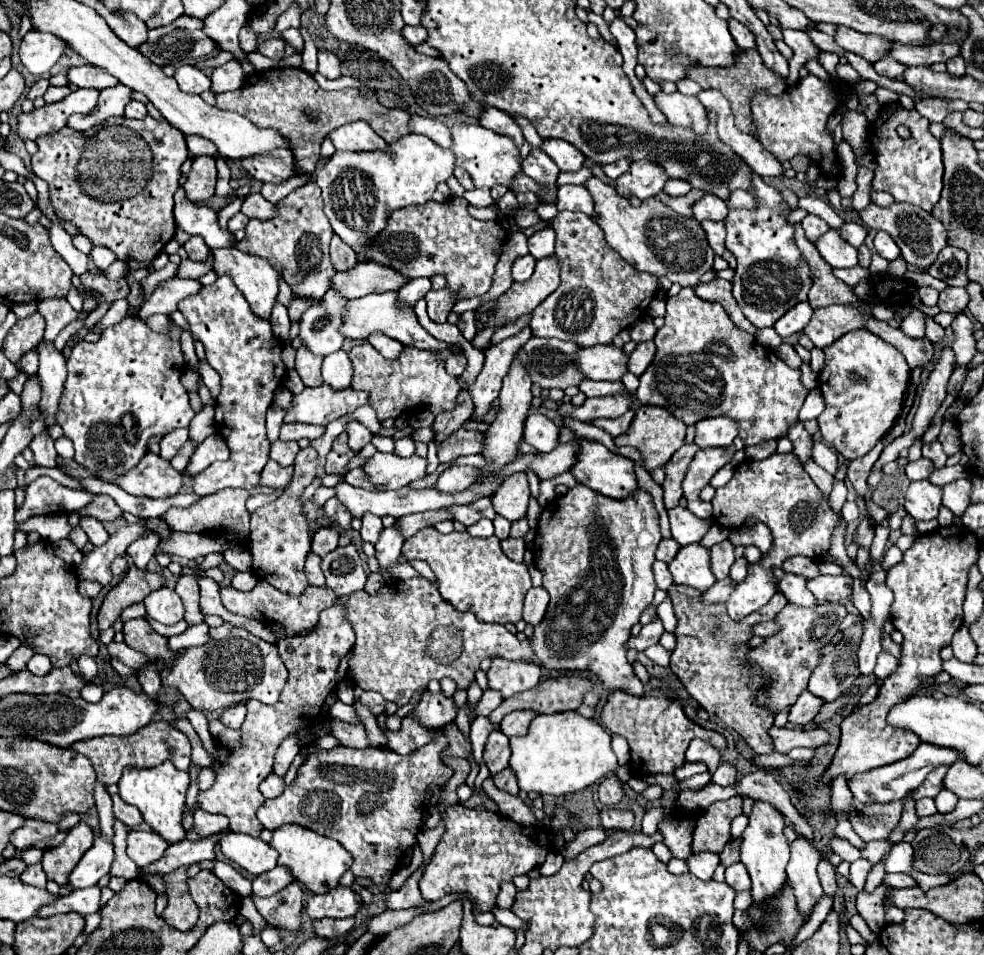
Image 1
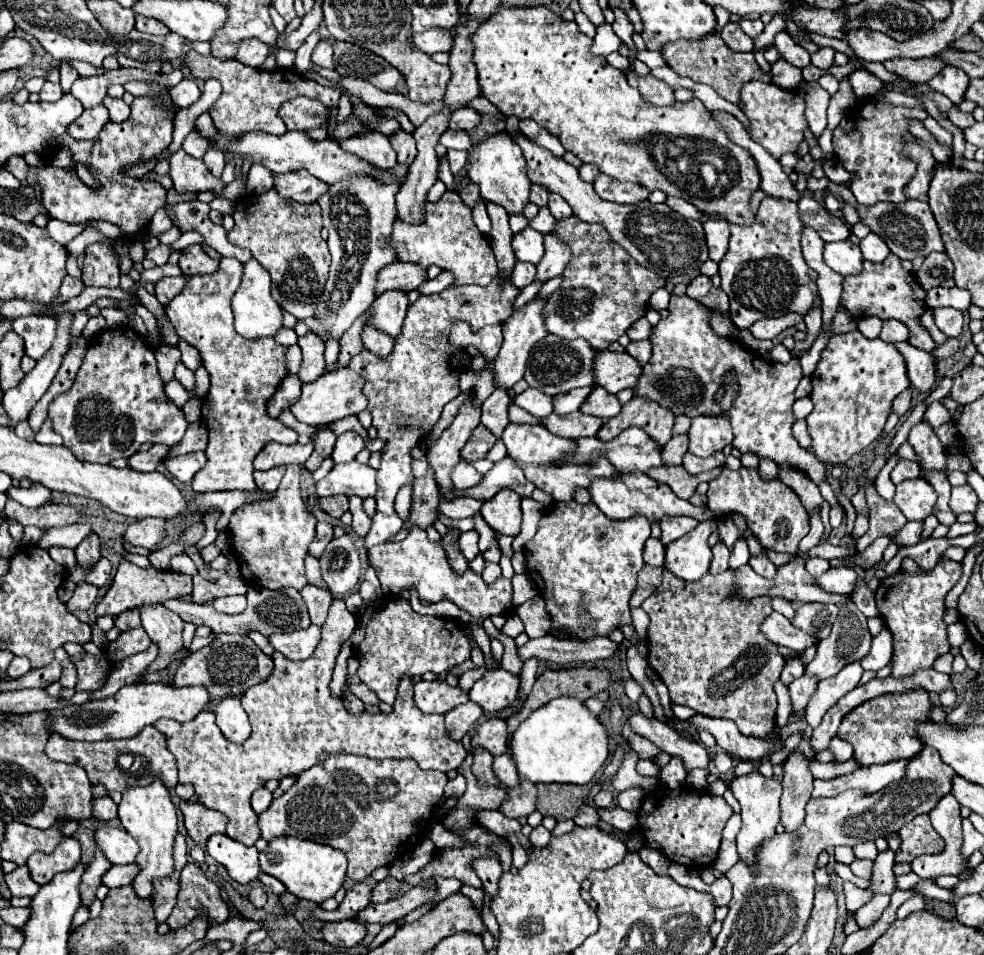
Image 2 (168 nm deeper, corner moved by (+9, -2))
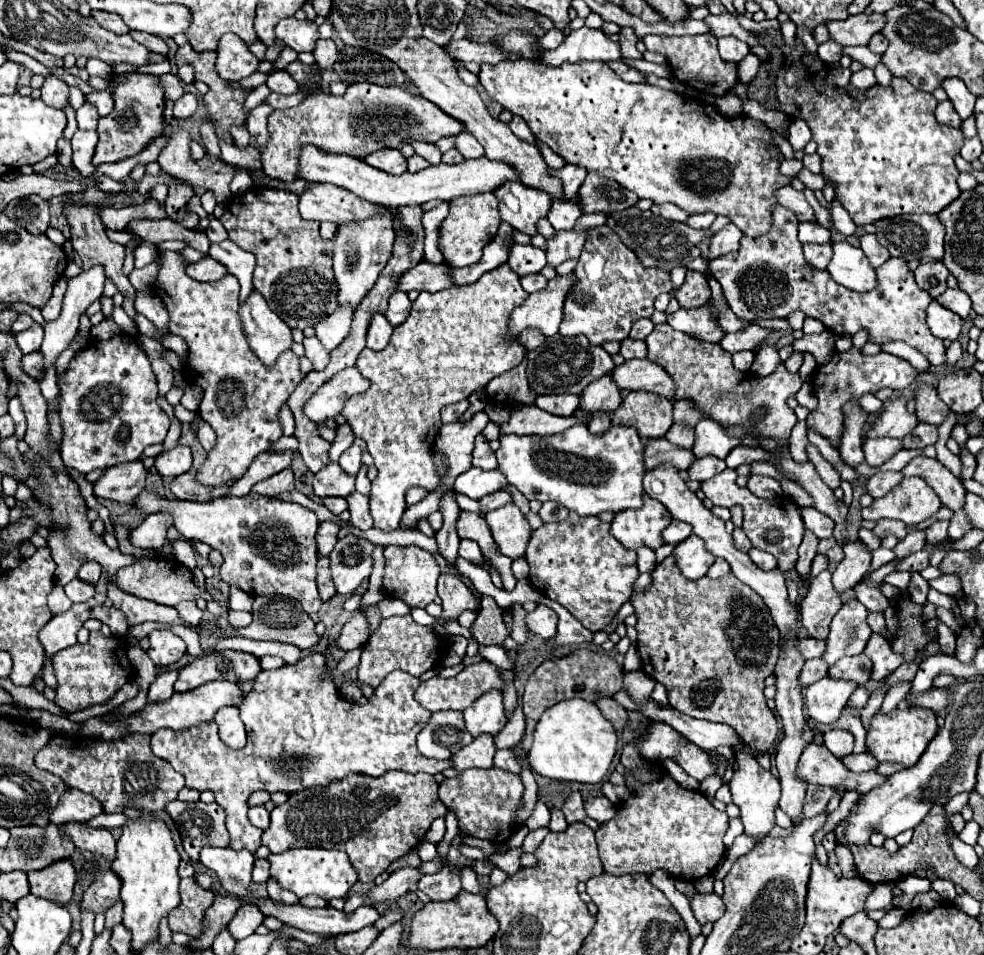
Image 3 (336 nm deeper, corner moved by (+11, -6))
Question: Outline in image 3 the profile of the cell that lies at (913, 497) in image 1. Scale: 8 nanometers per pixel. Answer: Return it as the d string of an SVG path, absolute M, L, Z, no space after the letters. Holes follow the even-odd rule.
M919 476L903 478L887 496L875 500L861 510L864 520L878 521L881 518L901 520L907 526L925 522L941 508L941 500L935 490Z

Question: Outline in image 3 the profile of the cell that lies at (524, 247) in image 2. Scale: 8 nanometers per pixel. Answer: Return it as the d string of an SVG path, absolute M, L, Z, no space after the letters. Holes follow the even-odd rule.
M515 244L511 248L509 260L507 260L509 268L517 274L517 276L529 276L535 272L541 272L541 268L547 264L545 262L545 252L535 248L535 246L523 246L523 244Z

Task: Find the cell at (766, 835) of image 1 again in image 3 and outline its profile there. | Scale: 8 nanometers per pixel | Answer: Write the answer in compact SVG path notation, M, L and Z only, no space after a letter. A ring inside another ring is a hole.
M735 746L733 748L735 754L735 762L737 762L737 770L733 772L733 778L729 782L731 794L733 794L733 804L739 806L741 810L741 820L745 826L745 834L753 836L753 838L763 838L775 824L775 808L781 796L781 788L779 788L779 780L765 768L759 766L759 762L755 760L753 752L749 746Z

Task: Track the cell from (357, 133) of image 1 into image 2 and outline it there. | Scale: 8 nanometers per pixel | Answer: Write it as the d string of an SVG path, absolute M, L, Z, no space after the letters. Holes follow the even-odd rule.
M365 132L365 134L353 134L349 138L337 140L341 150L371 162L377 168L393 168L397 164L397 158L393 154L393 148L389 146L389 140L381 132Z

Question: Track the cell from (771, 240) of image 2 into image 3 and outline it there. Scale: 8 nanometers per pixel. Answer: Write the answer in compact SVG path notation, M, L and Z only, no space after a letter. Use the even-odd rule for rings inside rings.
M775 206L769 234L743 238L737 252L711 260L711 272L739 318L749 322L761 318L787 318L793 310L803 310L805 316L821 320L835 336L853 336L855 332L865 330L869 342L885 344L901 340L917 348L931 366L945 364L943 340L933 336L925 324L925 308L931 302L931 296L917 286L913 272L903 258L889 258L879 266L879 286L867 294L859 294L837 284L827 270L815 270L805 262L801 242L797 240L797 226L799 222L791 210Z

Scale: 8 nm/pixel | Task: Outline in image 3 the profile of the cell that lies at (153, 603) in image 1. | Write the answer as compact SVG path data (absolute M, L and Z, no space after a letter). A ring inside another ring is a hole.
M153 630L149 640L151 648L147 654L157 666L171 666L185 654L185 642L169 630Z

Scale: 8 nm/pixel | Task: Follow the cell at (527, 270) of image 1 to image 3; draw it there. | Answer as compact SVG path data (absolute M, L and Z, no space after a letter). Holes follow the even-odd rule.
M531 274L527 278L521 278L521 286L525 292L537 292L537 290L543 290L547 286L547 278L543 274Z

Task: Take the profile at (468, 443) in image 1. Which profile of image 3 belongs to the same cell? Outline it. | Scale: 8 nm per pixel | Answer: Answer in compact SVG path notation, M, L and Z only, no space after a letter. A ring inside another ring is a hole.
M485 436L475 438L475 450L473 450L473 466L483 468L483 470L495 470L497 468L497 458L495 452L489 448L489 442Z

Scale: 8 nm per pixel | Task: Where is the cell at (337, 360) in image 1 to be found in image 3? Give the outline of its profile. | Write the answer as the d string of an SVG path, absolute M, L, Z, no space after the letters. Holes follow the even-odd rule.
M349 304L339 306L323 322L319 322L319 326L315 326L317 338L323 342L323 346L327 346L327 350L335 350L349 336L353 312L355 310L351 310Z

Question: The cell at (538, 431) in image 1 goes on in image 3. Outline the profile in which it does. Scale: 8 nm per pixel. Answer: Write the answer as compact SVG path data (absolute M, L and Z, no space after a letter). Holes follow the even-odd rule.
M575 424L571 430L549 436L501 436L501 446L495 452L499 470L507 476L509 484L515 486L527 500L555 500L563 504L567 510L577 512L579 516L597 516L601 512L623 512L623 510L637 510L643 506L643 474L645 474L645 460L643 450L645 444L641 442L637 430L631 426L611 426L603 434L591 434L585 424Z

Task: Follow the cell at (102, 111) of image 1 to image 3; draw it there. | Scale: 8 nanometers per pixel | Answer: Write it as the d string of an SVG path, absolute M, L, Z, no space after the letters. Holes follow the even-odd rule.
M77 130L71 138L73 144L73 166L81 172L81 176L91 176L97 168L91 164L95 144L97 144L97 132L93 130Z

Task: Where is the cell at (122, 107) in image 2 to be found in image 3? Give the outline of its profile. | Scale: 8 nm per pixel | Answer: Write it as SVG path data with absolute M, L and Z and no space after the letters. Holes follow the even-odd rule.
M101 90L101 92L89 92L85 94L85 102L91 102L99 116L107 116L113 110L113 100L111 100L111 92L109 90Z

